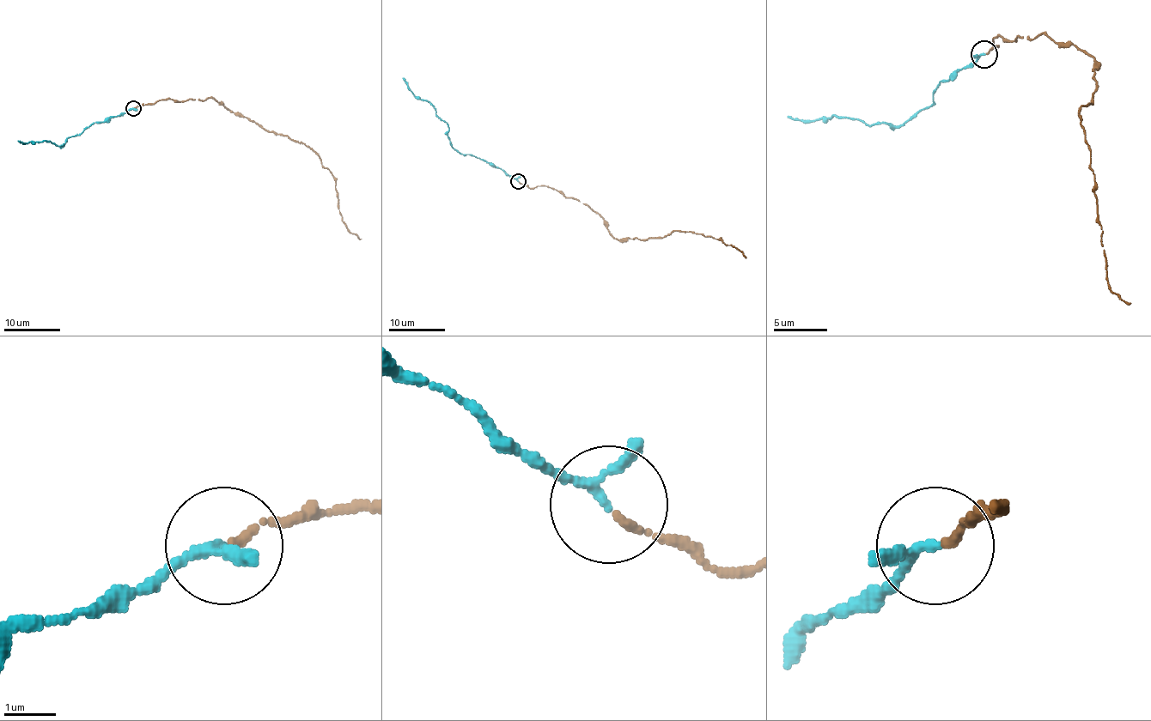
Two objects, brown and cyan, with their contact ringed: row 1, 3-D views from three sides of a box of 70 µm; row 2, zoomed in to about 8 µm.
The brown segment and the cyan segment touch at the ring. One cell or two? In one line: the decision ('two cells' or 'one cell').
one cell

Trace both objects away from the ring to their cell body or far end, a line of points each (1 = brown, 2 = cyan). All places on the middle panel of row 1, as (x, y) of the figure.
1: (519, 182), (577, 199), (615, 239), (694, 231), (733, 245), (746, 258)
2: (518, 180), (485, 160), (459, 152), (448, 140), (448, 125), (402, 77)

